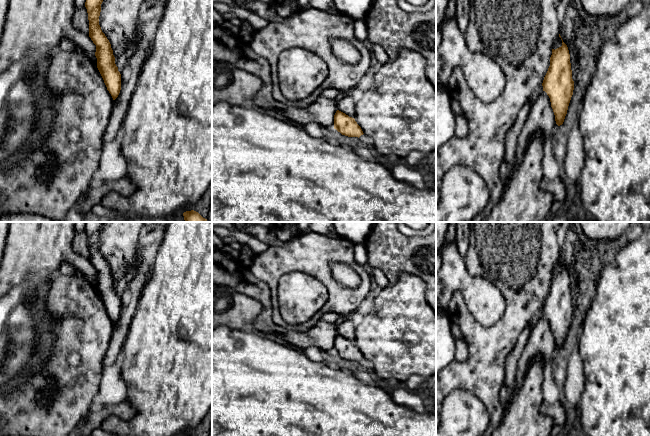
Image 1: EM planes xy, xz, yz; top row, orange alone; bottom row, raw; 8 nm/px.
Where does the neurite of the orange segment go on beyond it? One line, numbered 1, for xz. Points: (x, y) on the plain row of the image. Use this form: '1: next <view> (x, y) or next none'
1: next none

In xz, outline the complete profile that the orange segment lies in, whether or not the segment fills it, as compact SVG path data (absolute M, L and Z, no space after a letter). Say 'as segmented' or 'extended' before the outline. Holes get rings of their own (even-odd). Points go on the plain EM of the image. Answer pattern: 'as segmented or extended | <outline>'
as segmented | M337 334L334 339L334 353L342 359L348 361L360 361L363 359L361 351L357 348L354 342L349 341L345 337Z

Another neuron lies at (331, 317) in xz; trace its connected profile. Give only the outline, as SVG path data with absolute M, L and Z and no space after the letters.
M328 312L328 313L325 313L322 316L322 320L324 320L324 321L326 321L328 323L335 324L337 322L337 320L339 319L339 317L340 317L340 315L338 315L335 312Z

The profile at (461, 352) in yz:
M455 338L455 360L465 362L468 359L467 344L464 339Z

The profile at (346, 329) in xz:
M345 320L337 325L337 334L345 337L349 341L355 340L355 326L350 320Z

